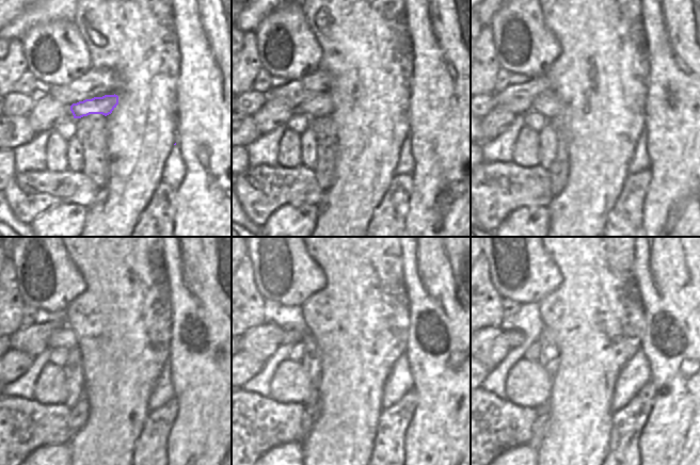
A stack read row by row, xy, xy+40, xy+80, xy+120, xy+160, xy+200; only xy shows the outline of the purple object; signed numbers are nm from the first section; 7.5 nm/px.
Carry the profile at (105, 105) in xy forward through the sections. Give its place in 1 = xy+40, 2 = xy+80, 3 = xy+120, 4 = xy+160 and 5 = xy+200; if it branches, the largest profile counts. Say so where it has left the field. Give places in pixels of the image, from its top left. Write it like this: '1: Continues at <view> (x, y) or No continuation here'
1: Continues at xy+40 (320, 106)
2: Continues at xy+80 (549, 105)
3: Continues at xy+120 (65, 337)
4: Continues at xy+160 (289, 336)
5: Continues at xy+200 (514, 338)

